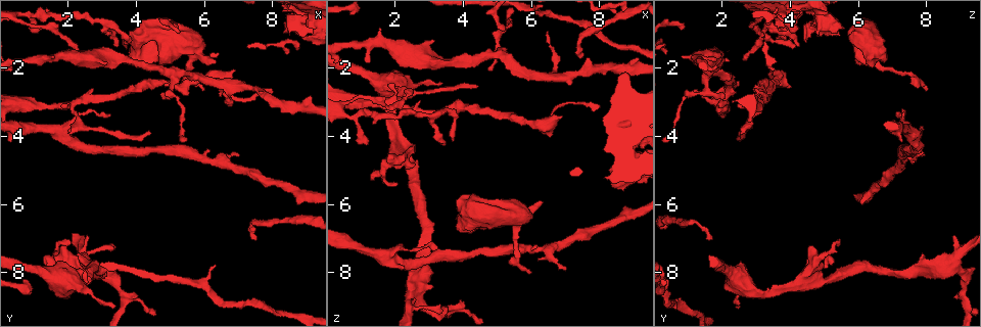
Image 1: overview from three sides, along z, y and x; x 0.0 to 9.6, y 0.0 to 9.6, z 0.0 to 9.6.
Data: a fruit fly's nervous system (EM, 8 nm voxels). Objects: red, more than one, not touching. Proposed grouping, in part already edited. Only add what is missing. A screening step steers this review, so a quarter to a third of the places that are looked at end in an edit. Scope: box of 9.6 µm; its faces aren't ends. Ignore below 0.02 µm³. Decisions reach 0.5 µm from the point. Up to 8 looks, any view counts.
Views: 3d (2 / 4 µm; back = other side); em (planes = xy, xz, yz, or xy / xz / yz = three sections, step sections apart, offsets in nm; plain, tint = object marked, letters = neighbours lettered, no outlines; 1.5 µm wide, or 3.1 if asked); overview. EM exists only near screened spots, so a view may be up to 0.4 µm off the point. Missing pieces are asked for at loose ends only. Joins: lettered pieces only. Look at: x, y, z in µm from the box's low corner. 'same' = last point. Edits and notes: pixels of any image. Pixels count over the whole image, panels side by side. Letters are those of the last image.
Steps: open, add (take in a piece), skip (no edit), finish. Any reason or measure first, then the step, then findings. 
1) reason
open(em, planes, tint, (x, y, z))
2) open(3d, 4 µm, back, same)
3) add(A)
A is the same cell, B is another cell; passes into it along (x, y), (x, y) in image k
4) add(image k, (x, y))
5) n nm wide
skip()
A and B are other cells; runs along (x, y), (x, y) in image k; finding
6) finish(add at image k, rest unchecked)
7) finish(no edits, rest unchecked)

branch stops here
open(3d, 2 µm, (3.35, 8.95, 2.40))

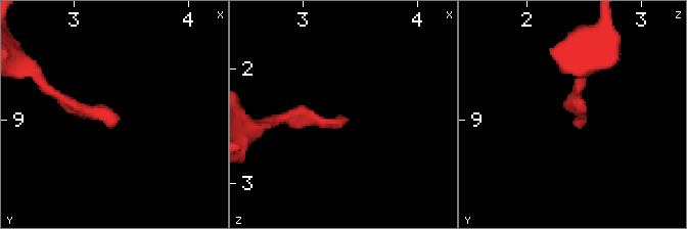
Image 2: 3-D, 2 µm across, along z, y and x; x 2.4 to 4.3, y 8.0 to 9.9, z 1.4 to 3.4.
need the tissue
open(em, planes, plain, (3.40, 9.00, 2.44))

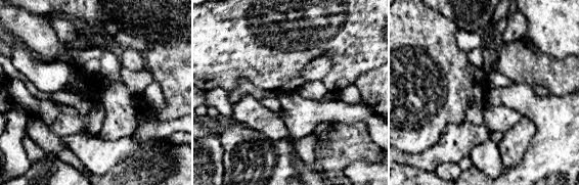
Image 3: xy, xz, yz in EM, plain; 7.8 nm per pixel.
see the neighbours
open(em, planes, letters, same)

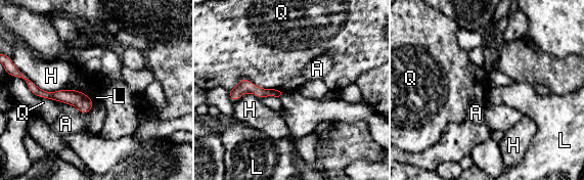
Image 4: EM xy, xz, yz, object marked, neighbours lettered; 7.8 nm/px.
skip()
A, H, L and Q are other cells; border along (228, 89), (245, 78), (281, 92) in image 4; none of them fits

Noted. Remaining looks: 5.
branch stops here
open(em, planes, tint, (8.95, 1.20, 3.85))

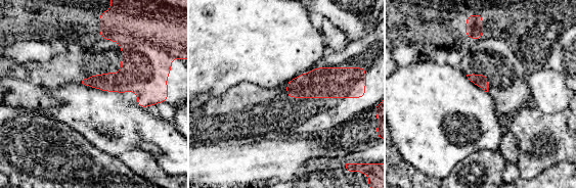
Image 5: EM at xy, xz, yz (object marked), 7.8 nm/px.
see the neighbours
open(em, planes, letters, same)

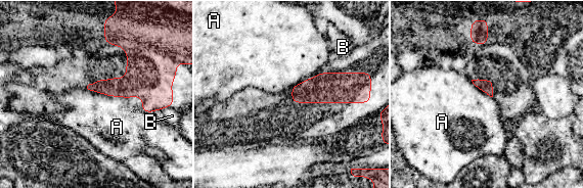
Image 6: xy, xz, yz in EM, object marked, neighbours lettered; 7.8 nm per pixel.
skip()
A and B are other cells; runs along (106, 38), (131, 52), (157, 103) in image 6; none of them fits

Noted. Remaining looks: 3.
free end
open(3d, 2 µm, (6.35, 1.80, 5.95))

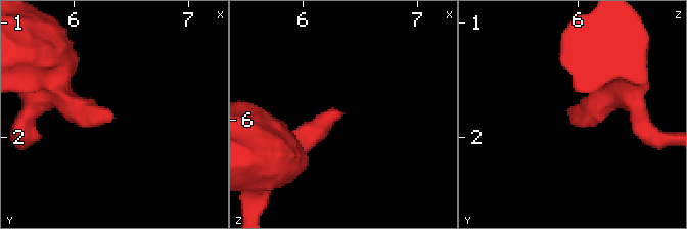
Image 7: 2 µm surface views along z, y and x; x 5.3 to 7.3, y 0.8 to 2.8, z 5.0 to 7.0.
shape alone is not enough
open(em, planes, letters, (6.32, 1.86, 5.92))

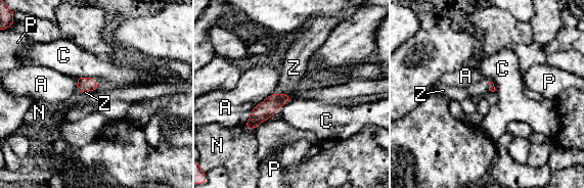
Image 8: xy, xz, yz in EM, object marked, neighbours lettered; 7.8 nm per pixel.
add(Z)
Z is the same cell, A, C, N and P are other cells; passes into it along (266, 109), (282, 94), (294, 67) in image 8; it goes on there

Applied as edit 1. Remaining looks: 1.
finish(add at image 8, rest unchecked)

